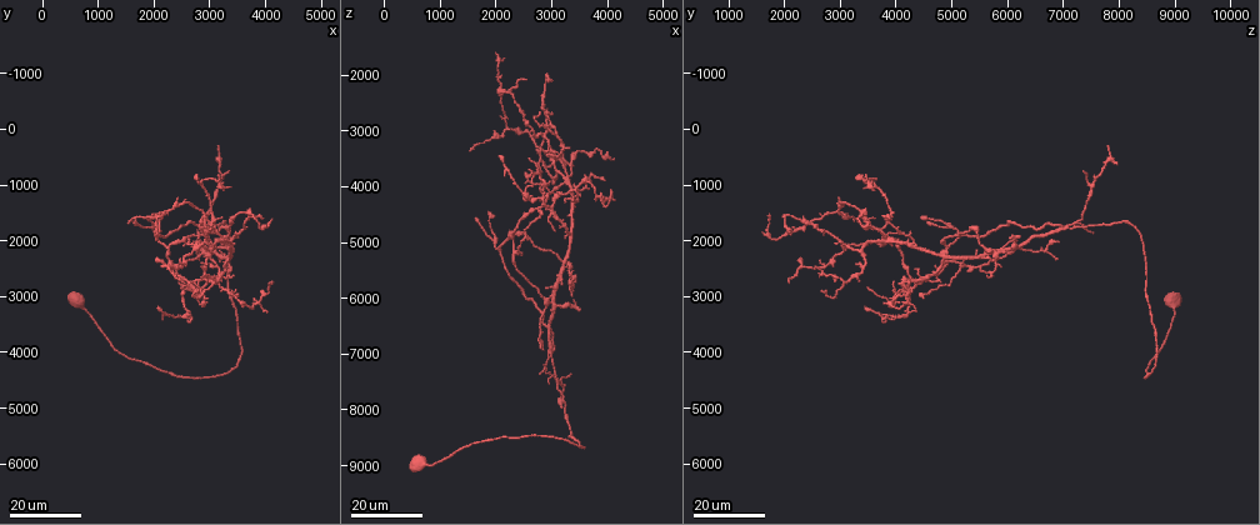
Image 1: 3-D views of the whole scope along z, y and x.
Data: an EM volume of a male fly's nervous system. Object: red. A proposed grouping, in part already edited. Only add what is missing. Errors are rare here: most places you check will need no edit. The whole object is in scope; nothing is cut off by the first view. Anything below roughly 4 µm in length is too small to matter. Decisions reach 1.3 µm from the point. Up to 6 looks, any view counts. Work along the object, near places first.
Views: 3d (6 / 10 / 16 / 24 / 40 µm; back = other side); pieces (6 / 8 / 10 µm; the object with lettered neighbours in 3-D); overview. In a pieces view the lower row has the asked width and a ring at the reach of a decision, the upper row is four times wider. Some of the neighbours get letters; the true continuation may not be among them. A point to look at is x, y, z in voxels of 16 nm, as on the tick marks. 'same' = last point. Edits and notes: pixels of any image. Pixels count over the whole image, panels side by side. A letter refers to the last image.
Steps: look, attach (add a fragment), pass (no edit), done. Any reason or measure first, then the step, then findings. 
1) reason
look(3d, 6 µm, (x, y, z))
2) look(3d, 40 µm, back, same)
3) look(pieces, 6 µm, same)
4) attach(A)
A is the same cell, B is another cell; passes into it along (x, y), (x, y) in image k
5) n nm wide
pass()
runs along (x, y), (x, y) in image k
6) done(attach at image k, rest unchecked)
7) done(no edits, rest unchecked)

tapers out
look(3d, 16 µm, (2150, 1550, 1700))

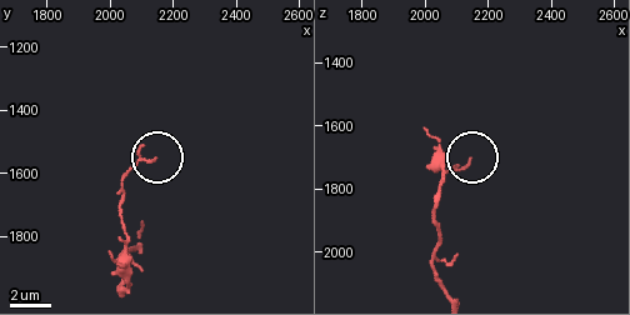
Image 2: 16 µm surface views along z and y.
what lies round it
look(pieces, 8 µm, (2130, 1560, 1700))

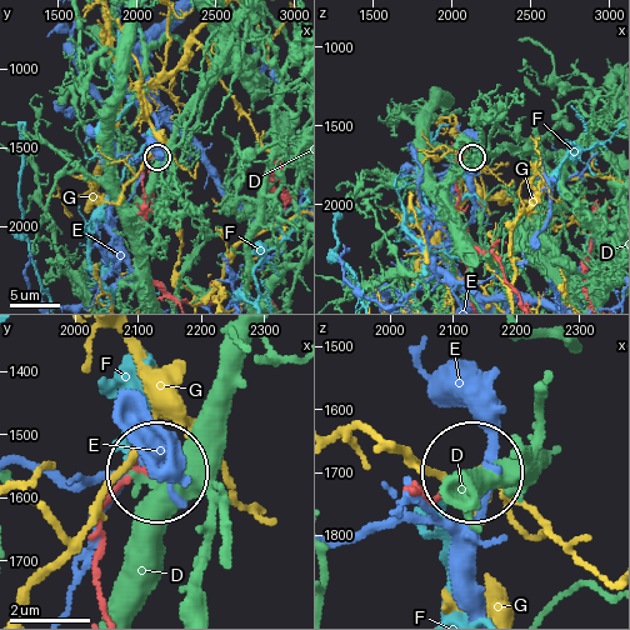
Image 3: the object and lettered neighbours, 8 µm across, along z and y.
pass()
D, E, F and G are other cells; no lettered fragment goes on from it

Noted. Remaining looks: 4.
thin end
look(3d, 24 µm, (1550, 1700, 3300))

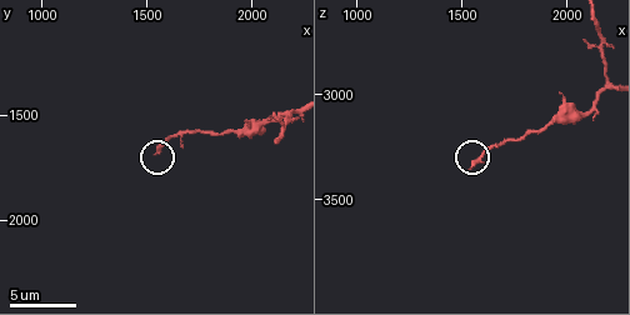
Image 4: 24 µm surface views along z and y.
look(pieces, 8 µm, (1550, 1680, 3360))

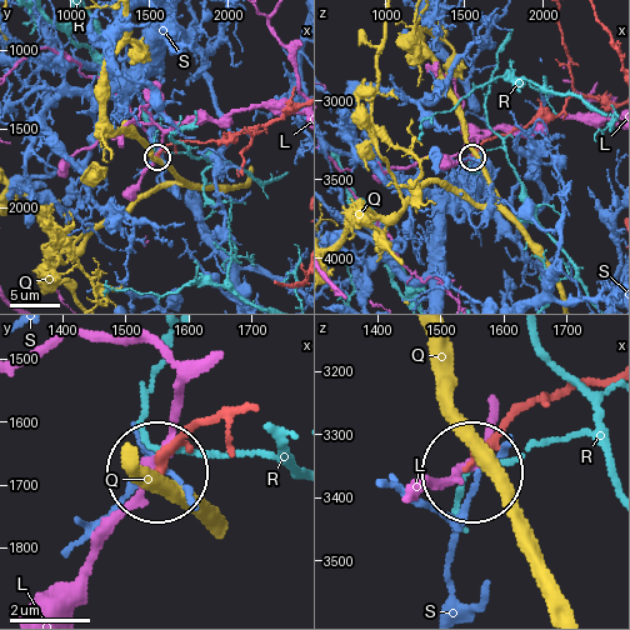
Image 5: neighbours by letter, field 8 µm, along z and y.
pass()
L, Q, R and S are other cells; runs along (215, 413), (158, 466) in image 5; no lettered fragment goes on from it

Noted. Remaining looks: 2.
end of a long branch
look(3d, 16 µm, (2900, 1900, 2150))

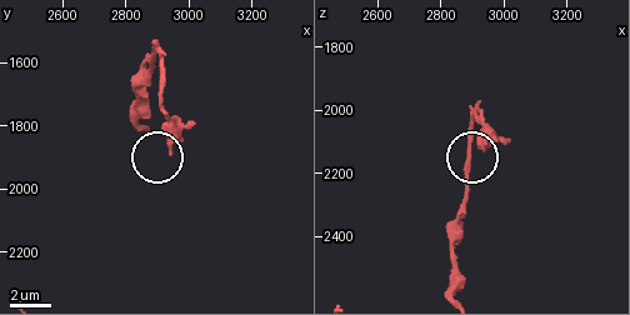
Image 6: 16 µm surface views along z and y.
see the neighbours
look(pieces, 6 µm, (2950, 1890, 2110))

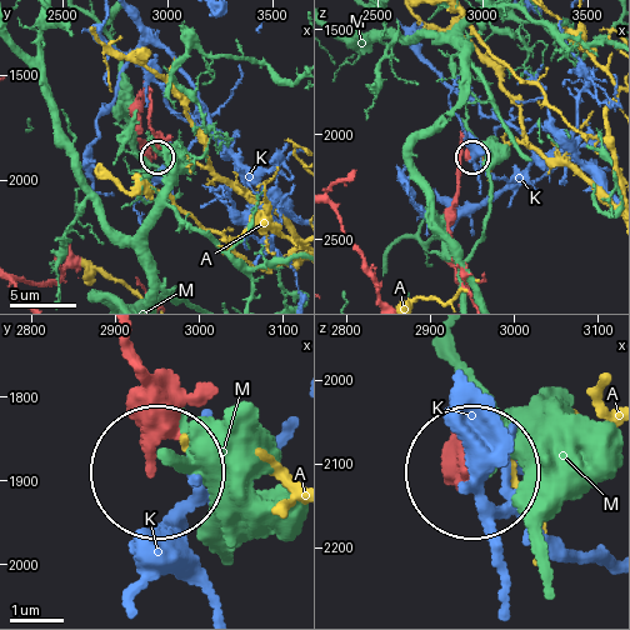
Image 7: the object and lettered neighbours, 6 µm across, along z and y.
pass()
A, K and M are other cells; none of them fits

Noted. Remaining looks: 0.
done(no edits, rest unchecked)

